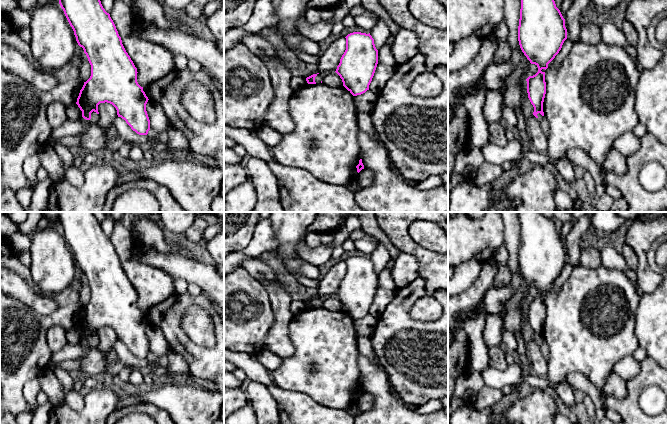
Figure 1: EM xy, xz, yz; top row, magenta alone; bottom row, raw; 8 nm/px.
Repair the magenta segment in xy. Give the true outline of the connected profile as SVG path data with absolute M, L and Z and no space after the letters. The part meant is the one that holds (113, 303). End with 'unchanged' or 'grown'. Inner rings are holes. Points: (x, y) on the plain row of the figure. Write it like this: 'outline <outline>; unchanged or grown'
outline M58 212L58 214L59 228L74 255L78 269L83 272L91 289L91 300L84 306L76 326L82 335L82 341L90 344L93 335L99 338L98 329L107 326L116 332L118 341L124 343L133 355L139 359L147 359L150 354L150 344L146 335L149 323L143 315L143 311L137 306L137 292L126 276L110 238L105 235L92 212Z; unchanged

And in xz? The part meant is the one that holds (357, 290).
outline M353 256L348 258L345 262L346 274L335 296L342 303L343 310L353 320L357 320L369 314L369 309L378 288L378 274L375 271L374 263L370 257Z; unchanged

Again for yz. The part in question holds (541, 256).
outline M518 212L518 215L521 224L518 250L519 269L530 287L538 291L538 296L526 303L528 322L534 331L533 339L538 342L538 337L544 340L543 326L546 318L545 296L541 294L546 294L548 288L561 274L567 263L567 253L565 243L556 231L553 219L543 216L541 212Z; unchanged

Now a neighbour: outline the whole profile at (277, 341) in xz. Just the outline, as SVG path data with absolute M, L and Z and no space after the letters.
M280 279L275 282L267 282L265 280L259 280L258 282L268 292L275 318L263 349L281 358L290 357L294 353L294 346L288 337L289 323L294 316L290 311L292 298L285 284Z

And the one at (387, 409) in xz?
M361 353L358 366L364 392L371 393L375 400L371 410L354 417L354 424L448 424L443 410L419 414L414 406L400 401L390 389L385 370Z

